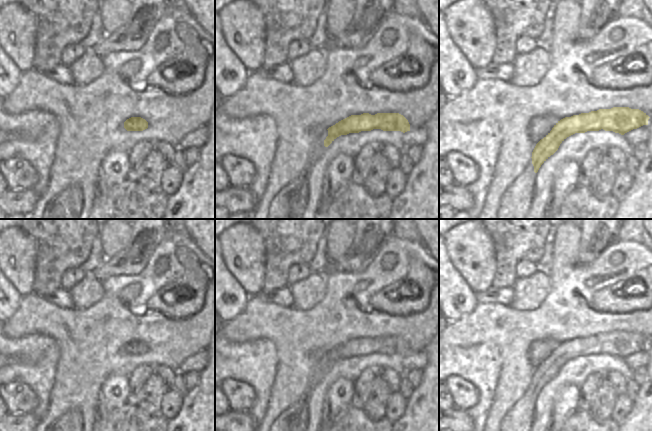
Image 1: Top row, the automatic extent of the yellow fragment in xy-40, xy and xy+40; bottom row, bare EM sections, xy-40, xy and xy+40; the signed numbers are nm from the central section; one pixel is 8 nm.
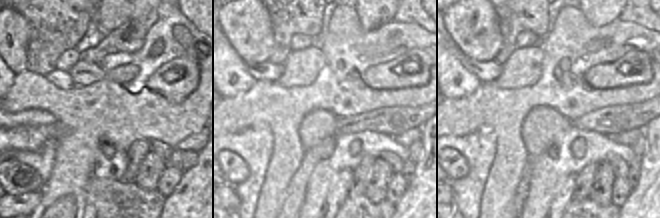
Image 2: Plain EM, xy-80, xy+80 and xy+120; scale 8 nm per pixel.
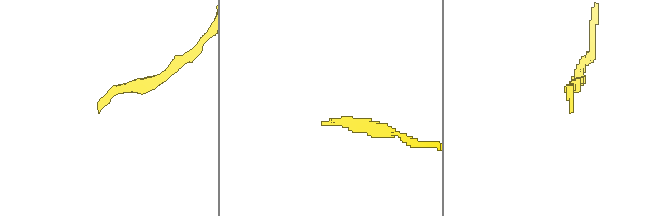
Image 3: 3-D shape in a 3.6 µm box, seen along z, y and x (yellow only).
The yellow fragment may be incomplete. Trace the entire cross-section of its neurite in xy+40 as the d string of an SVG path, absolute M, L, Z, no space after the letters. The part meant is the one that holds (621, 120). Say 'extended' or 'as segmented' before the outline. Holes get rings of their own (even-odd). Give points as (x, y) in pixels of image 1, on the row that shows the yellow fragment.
extended; M613 107L561 119L536 144L526 170L522 174L525 183L520 190L516 194L511 188L504 192L496 219L526 218L536 200L536 186L534 184L536 173L541 165L558 150L560 144L567 137L575 133L599 131L601 129L624 135L633 129L648 125L649 118L646 113L639 109Z

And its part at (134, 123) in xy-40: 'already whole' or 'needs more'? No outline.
already whole

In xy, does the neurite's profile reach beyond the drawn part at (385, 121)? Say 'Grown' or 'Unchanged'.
Grown

